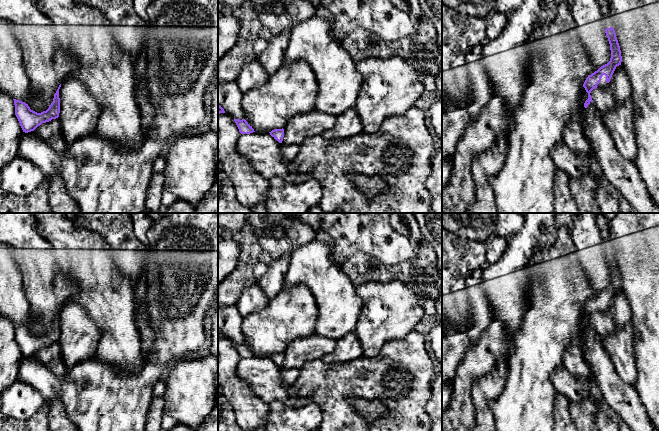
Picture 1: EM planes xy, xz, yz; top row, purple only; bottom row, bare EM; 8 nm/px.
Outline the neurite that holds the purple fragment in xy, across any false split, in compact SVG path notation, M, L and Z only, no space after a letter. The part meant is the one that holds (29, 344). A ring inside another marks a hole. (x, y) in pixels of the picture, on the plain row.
M59 309L56 317L54 318L53 326L46 335L37 337L30 333L28 328L20 324L14 324L15 339L20 347L23 356L28 357L34 355L42 347L51 345L59 341L60 337L60 322L59 322Z

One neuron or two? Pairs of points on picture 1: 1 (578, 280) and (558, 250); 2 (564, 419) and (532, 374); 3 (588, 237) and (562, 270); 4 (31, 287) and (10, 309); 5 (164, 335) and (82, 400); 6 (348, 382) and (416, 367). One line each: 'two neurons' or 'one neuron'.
1: one neuron
2: two neurons
3: two neurons
4: two neurons
5: one neuron
6: one neuron

